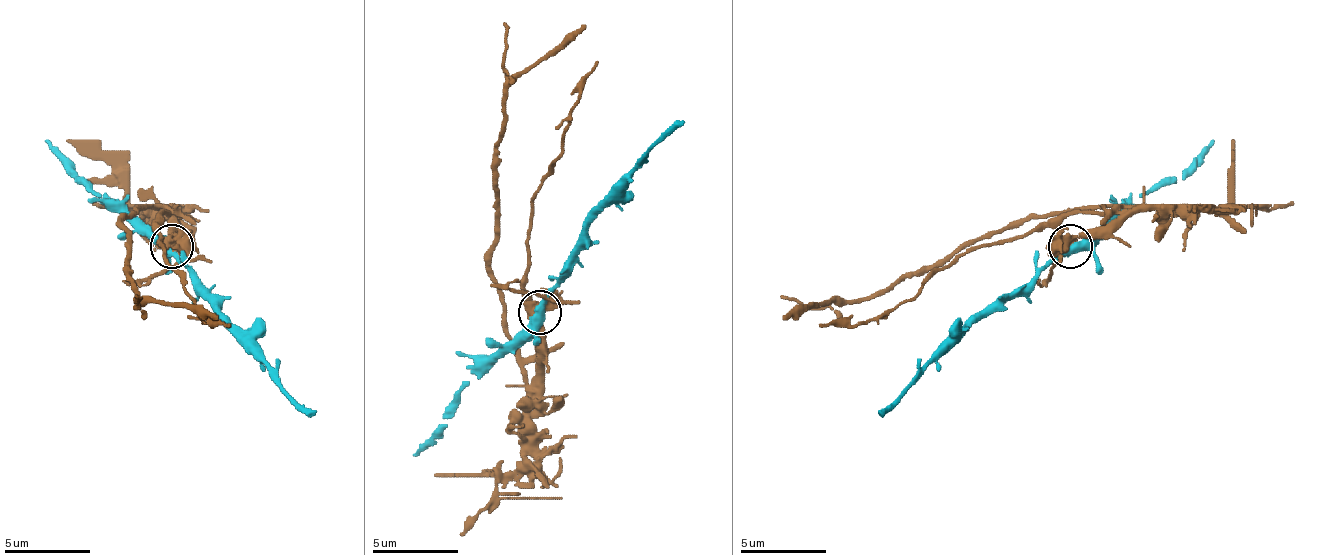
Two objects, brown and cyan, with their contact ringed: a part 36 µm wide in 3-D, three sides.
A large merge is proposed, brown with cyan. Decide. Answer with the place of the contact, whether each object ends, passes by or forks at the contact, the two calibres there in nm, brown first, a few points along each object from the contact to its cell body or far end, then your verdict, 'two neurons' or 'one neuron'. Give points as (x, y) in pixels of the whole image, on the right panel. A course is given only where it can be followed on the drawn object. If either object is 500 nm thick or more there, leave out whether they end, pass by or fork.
at (1070, 246); 550 nm thick on the brown side, 460 nm on the other; brown runs (1069, 247), (1108, 221), (1116, 208), (1008, 221), (900, 273), (883, 290), (849, 299), (801, 303), (784, 321); cyan runs (1069, 247), (974, 321), (879, 411); two neurons

